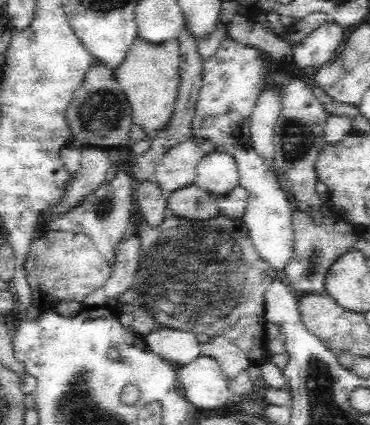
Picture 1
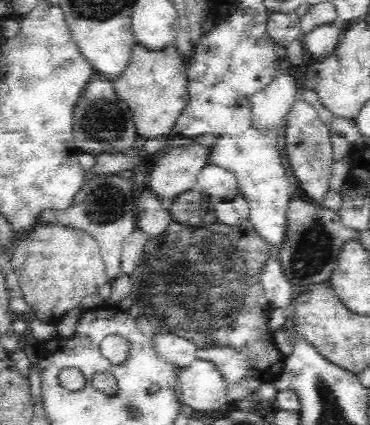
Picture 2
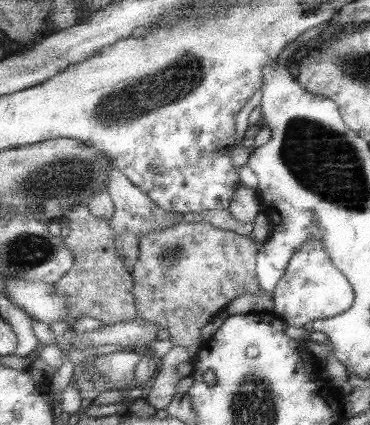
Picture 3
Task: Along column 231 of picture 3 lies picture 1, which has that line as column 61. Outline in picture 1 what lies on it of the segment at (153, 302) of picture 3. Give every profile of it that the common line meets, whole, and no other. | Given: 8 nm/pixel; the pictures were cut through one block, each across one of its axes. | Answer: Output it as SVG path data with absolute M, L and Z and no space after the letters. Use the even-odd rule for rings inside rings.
M46 230L30 244L24 270L32 288L32 304L40 308L40 312L56 312L56 304L66 300L82 304L98 288L104 288L112 276L112 262L102 258L94 240L84 232Z

